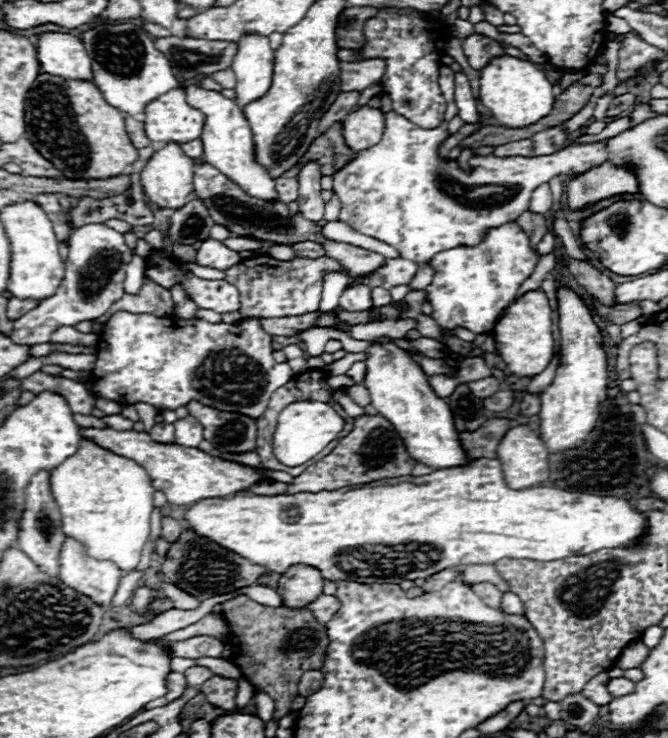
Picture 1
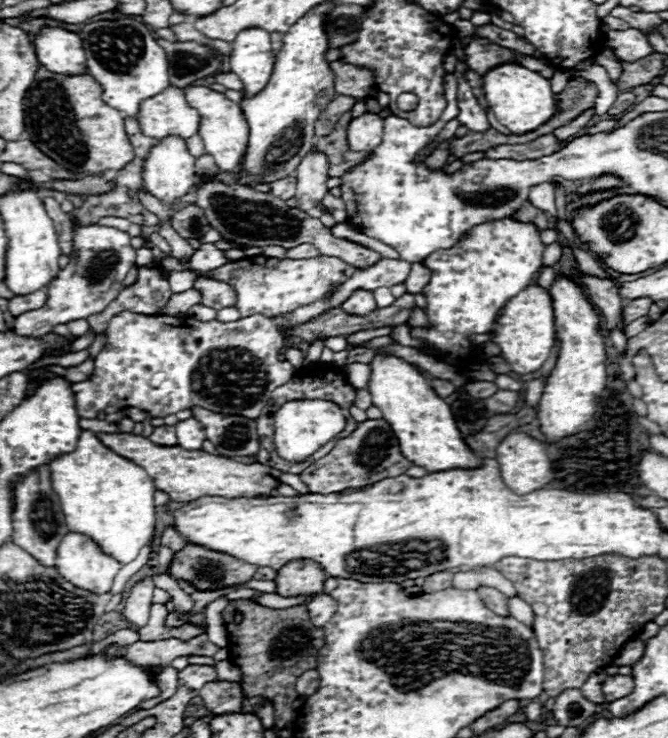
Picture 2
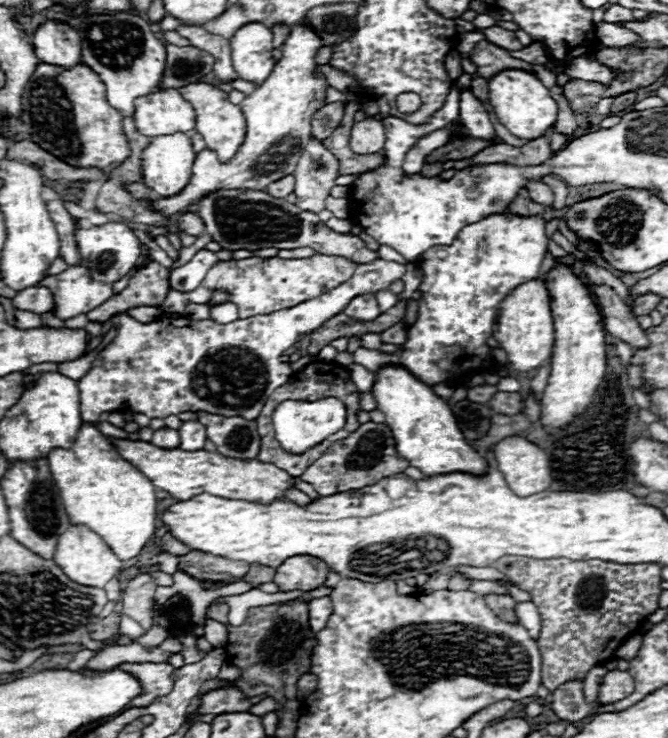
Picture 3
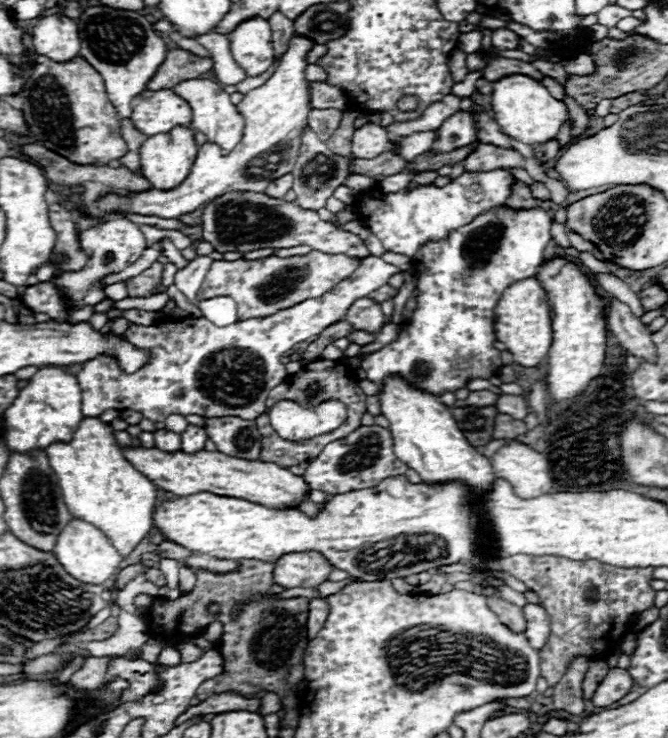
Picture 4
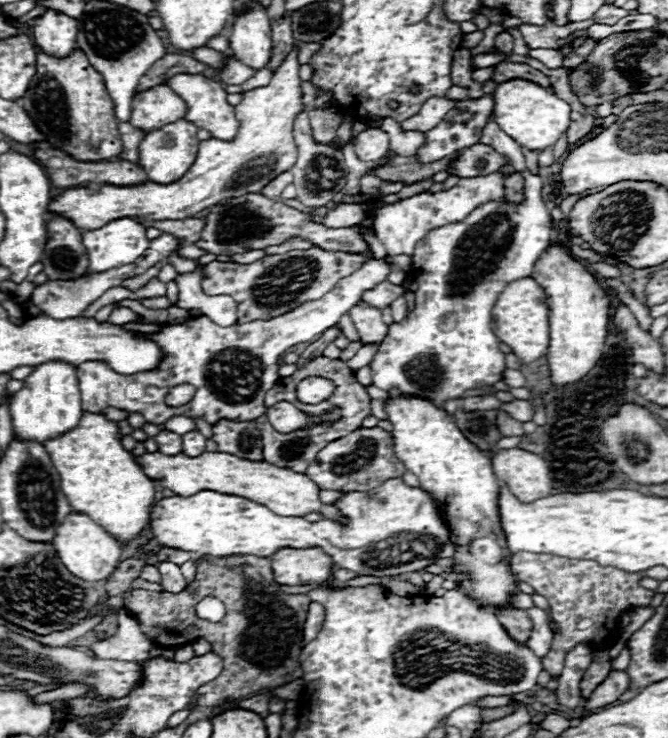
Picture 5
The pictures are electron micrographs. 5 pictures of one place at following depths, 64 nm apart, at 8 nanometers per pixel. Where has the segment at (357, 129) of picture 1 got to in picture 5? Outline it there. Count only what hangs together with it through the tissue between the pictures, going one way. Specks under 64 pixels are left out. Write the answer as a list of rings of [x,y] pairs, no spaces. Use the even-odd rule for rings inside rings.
[[[366,128],[364,132],[358,134],[354,144],[356,144],[356,156],[362,162],[380,160],[388,152],[388,148],[390,148],[388,134],[382,132],[380,128]]]

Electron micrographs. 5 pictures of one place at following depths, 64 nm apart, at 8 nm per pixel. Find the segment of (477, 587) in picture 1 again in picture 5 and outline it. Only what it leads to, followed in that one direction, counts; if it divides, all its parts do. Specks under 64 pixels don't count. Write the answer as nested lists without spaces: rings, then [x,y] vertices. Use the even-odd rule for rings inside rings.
[[[526,610],[498,612],[498,620],[510,638],[514,638],[520,644],[528,644],[528,638],[532,632],[532,620],[526,616]]]

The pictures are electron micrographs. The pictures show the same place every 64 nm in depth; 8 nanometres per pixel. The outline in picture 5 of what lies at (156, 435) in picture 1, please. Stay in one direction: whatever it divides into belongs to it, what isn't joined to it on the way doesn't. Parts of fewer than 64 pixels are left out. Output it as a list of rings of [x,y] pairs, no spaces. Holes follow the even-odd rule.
[[[162,430],[154,440],[156,440],[158,450],[160,450],[162,454],[174,456],[174,454],[180,454],[180,452],[182,452],[182,436],[176,434],[176,432]]]

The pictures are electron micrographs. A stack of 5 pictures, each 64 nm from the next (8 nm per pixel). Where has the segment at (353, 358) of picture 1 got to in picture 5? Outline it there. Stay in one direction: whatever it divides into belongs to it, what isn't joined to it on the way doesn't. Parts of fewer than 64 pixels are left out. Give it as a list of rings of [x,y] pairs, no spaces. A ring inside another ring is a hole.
[[[494,120],[486,126],[480,144],[492,146],[496,152],[504,154],[518,172],[526,172],[524,180],[524,200],[518,202],[486,202],[466,216],[462,222],[454,222],[442,228],[434,228],[422,240],[418,240],[412,252],[412,272],[416,276],[416,306],[414,310],[402,320],[388,326],[388,336],[380,350],[376,352],[374,360],[370,362],[374,386],[402,396],[418,396],[442,406],[450,398],[462,398],[466,390],[476,388],[478,384],[494,386],[502,380],[506,370],[506,354],[500,350],[500,340],[492,332],[492,306],[498,300],[500,292],[506,284],[530,276],[534,262],[544,252],[550,242],[550,214],[546,210],[546,202],[542,198],[544,182],[538,174],[532,174],[526,168],[526,158],[522,148],[498,128]]]

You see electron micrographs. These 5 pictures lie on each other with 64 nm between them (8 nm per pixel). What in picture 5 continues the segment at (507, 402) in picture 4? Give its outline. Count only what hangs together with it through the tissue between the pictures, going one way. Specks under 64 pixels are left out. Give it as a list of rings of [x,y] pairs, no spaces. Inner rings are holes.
[[[514,400],[510,404],[502,404],[500,410],[508,412],[514,420],[520,420],[520,422],[528,422],[534,418],[534,406],[528,400]]]

